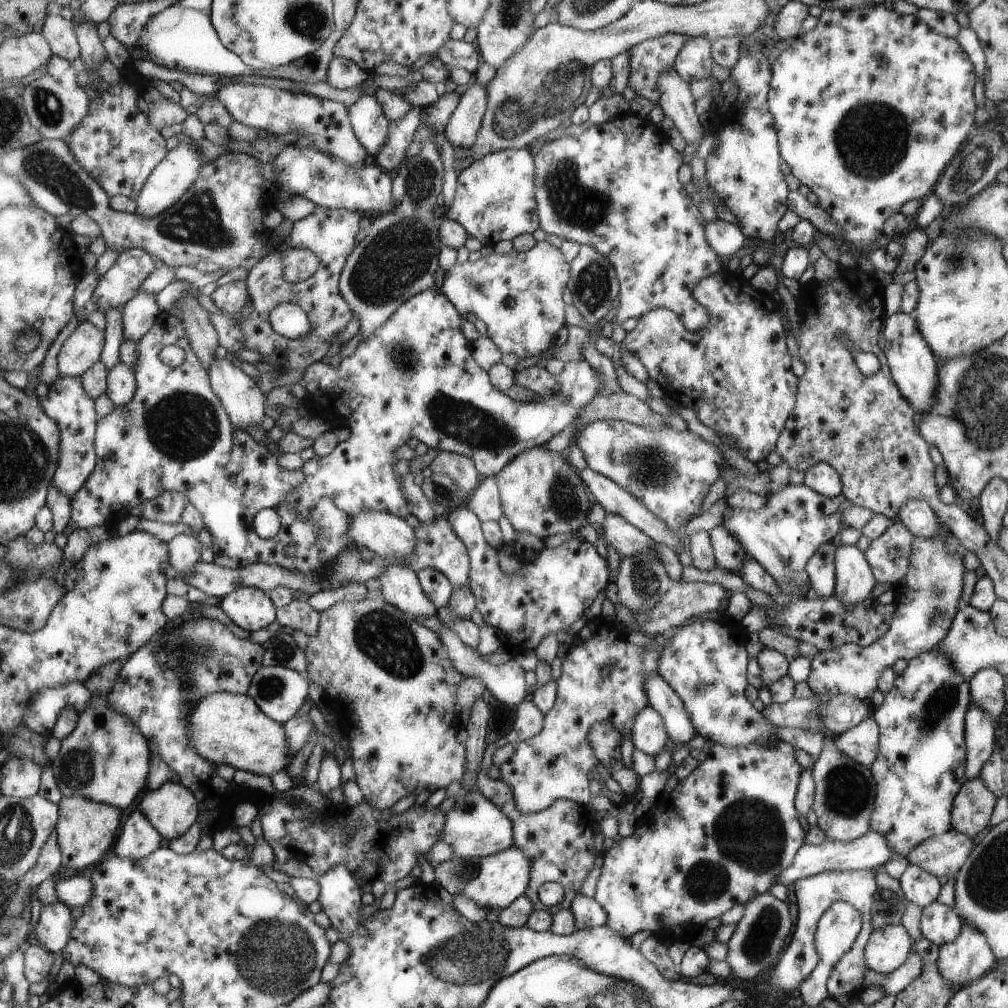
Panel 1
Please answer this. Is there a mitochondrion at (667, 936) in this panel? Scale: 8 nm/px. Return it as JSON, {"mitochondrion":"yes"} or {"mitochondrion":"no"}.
{"mitochondrion":"no"}

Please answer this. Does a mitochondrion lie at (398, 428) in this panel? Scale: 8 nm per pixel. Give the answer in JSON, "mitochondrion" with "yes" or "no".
{"mitochondrion":"no"}

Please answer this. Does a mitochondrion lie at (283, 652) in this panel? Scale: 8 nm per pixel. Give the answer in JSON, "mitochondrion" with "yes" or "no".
{"mitochondrion":"yes"}

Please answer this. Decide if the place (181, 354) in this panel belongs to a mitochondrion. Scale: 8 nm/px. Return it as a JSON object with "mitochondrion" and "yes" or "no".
{"mitochondrion":"no"}

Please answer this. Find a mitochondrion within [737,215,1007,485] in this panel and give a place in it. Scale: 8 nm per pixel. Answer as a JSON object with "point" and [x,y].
{"point":[954,260]}

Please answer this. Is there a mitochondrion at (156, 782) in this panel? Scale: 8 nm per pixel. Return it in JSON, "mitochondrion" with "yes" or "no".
{"mitochondrion":"no"}

